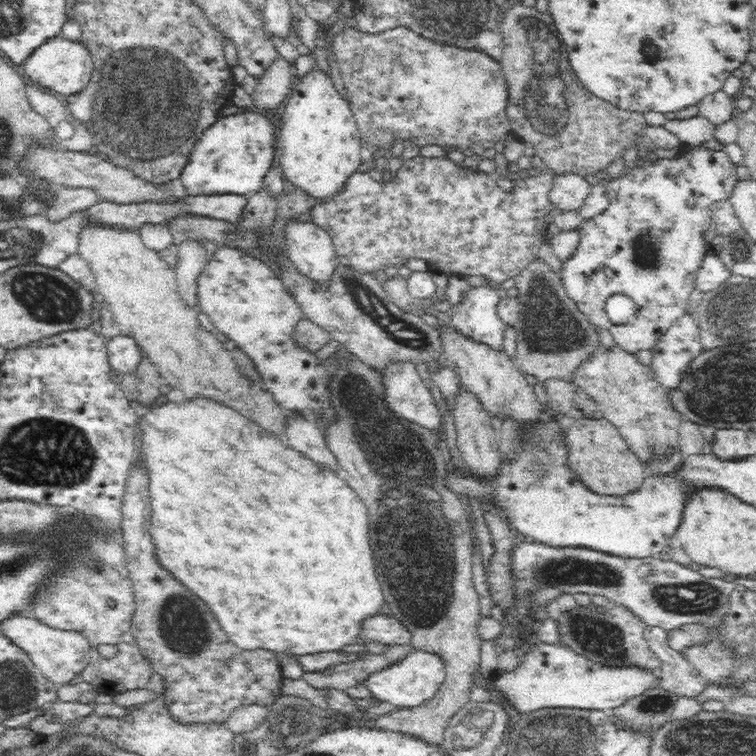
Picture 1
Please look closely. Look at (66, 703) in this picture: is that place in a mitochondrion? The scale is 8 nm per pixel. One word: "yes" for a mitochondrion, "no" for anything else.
no

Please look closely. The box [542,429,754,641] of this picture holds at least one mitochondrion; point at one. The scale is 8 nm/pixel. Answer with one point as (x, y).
(701, 598)

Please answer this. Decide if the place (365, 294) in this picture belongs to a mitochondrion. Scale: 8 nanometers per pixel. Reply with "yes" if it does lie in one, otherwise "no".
yes

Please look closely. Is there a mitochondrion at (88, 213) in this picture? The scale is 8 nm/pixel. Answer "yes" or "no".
no

